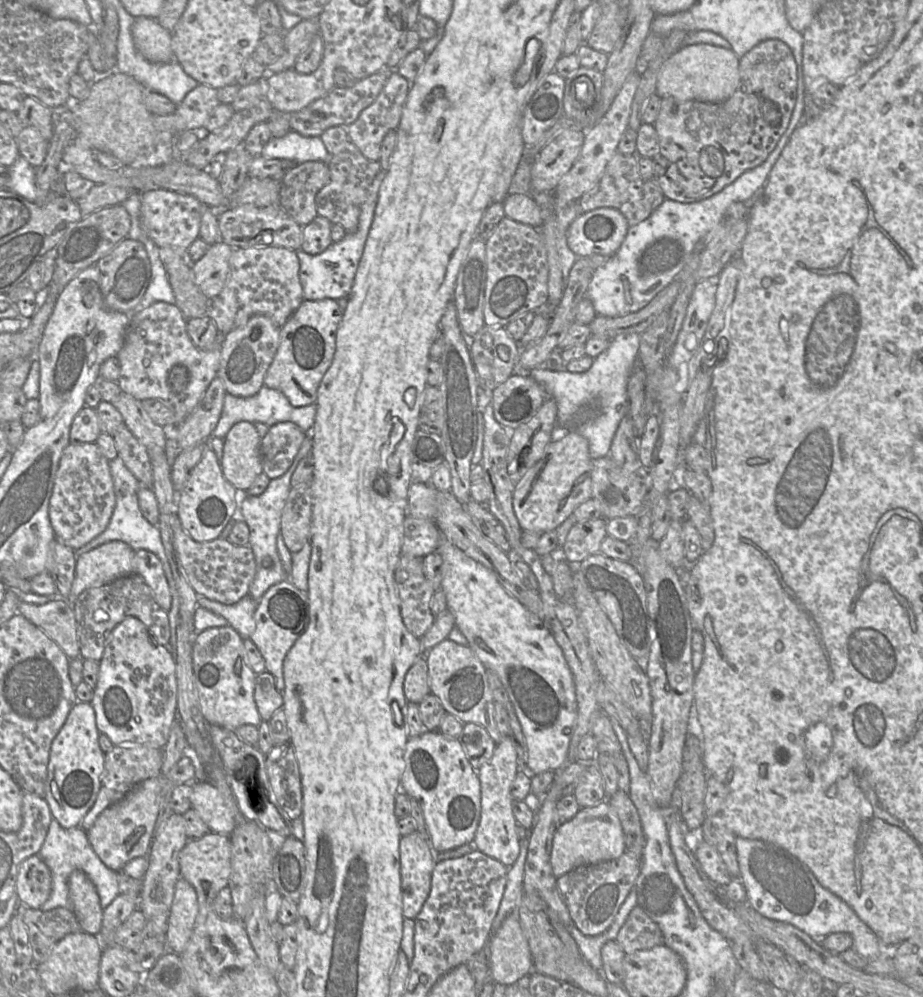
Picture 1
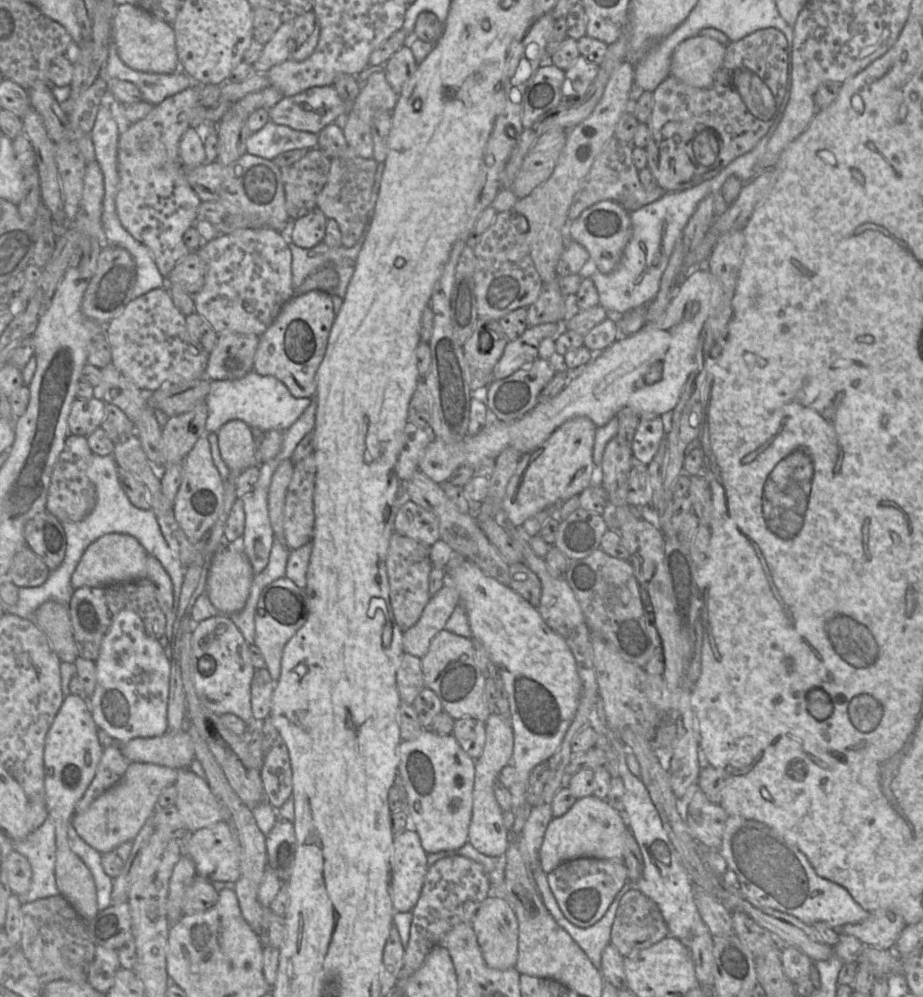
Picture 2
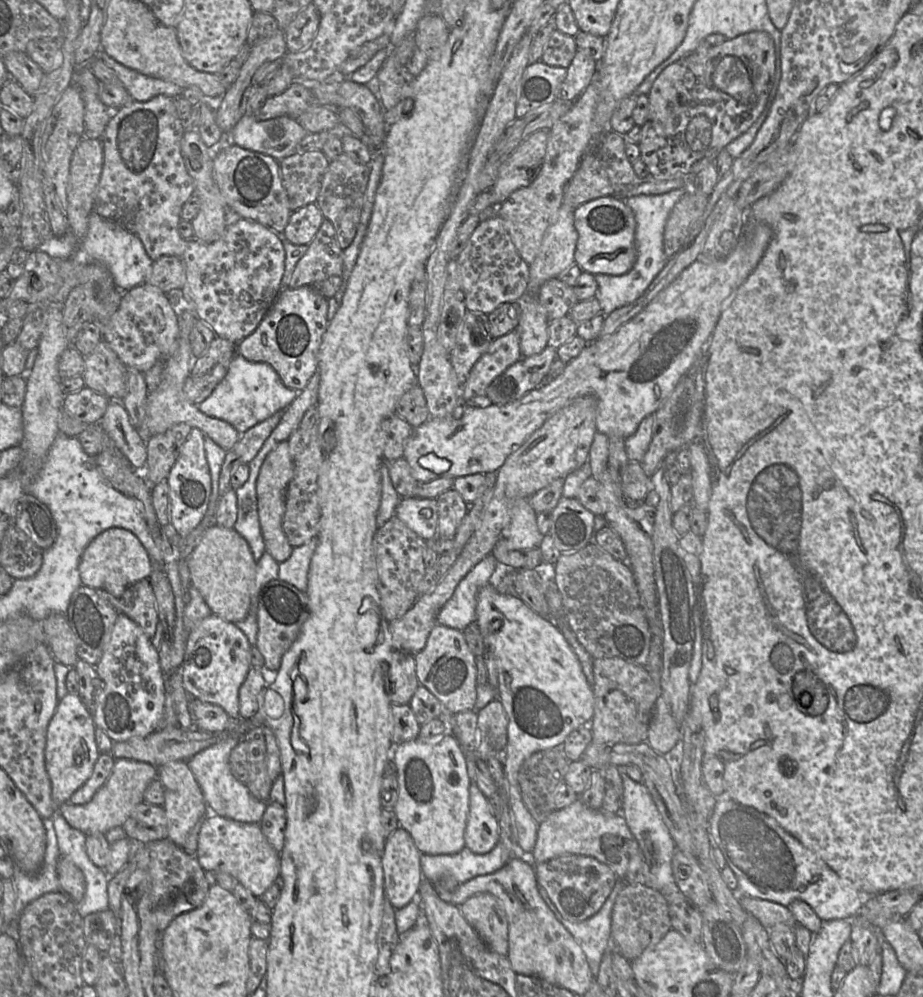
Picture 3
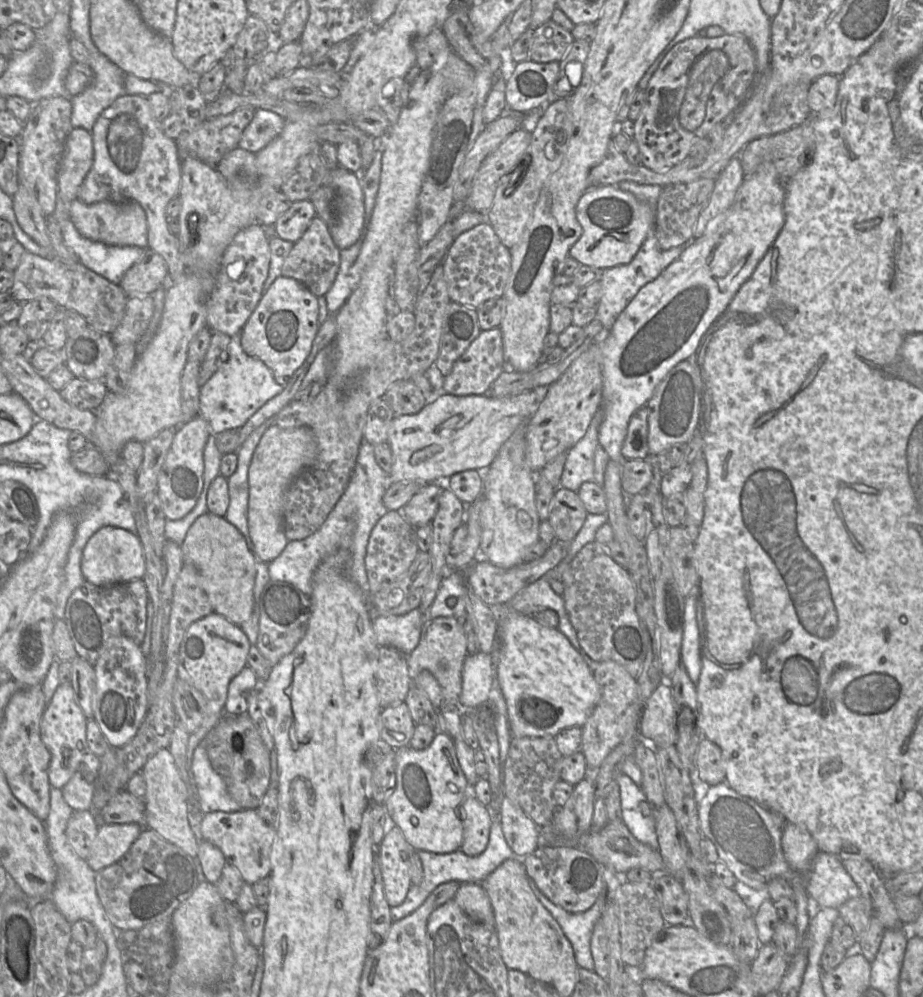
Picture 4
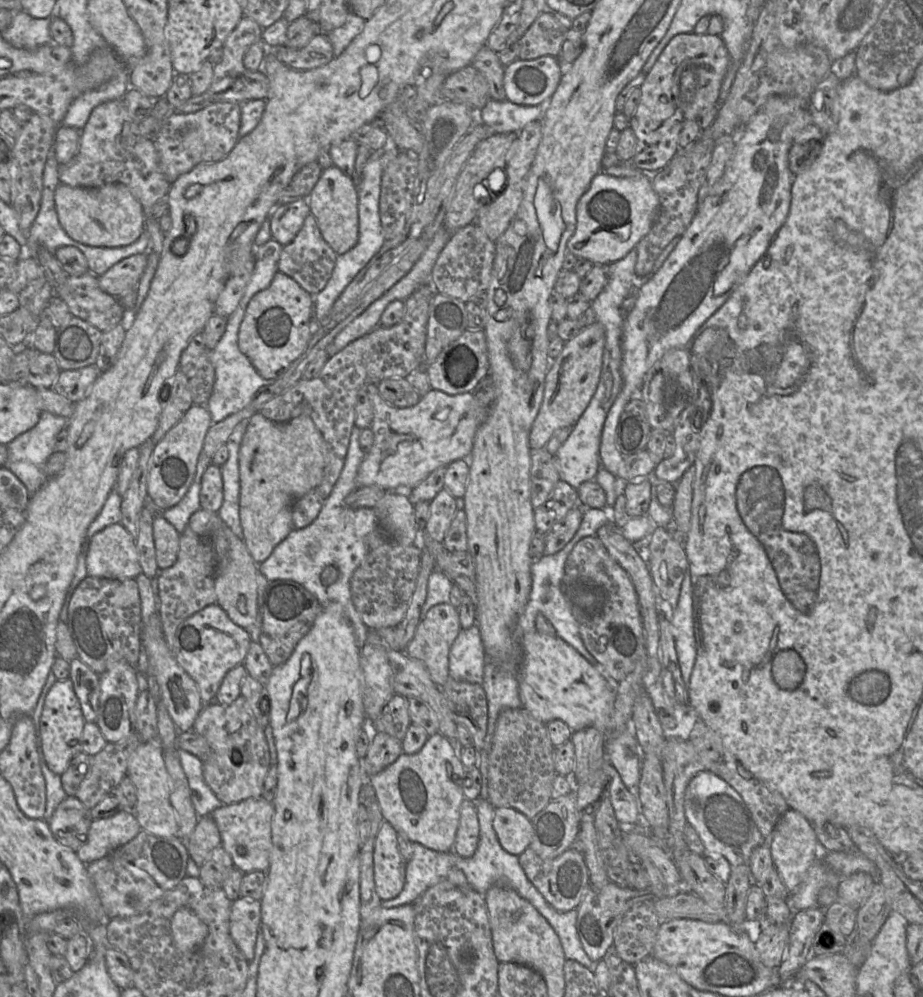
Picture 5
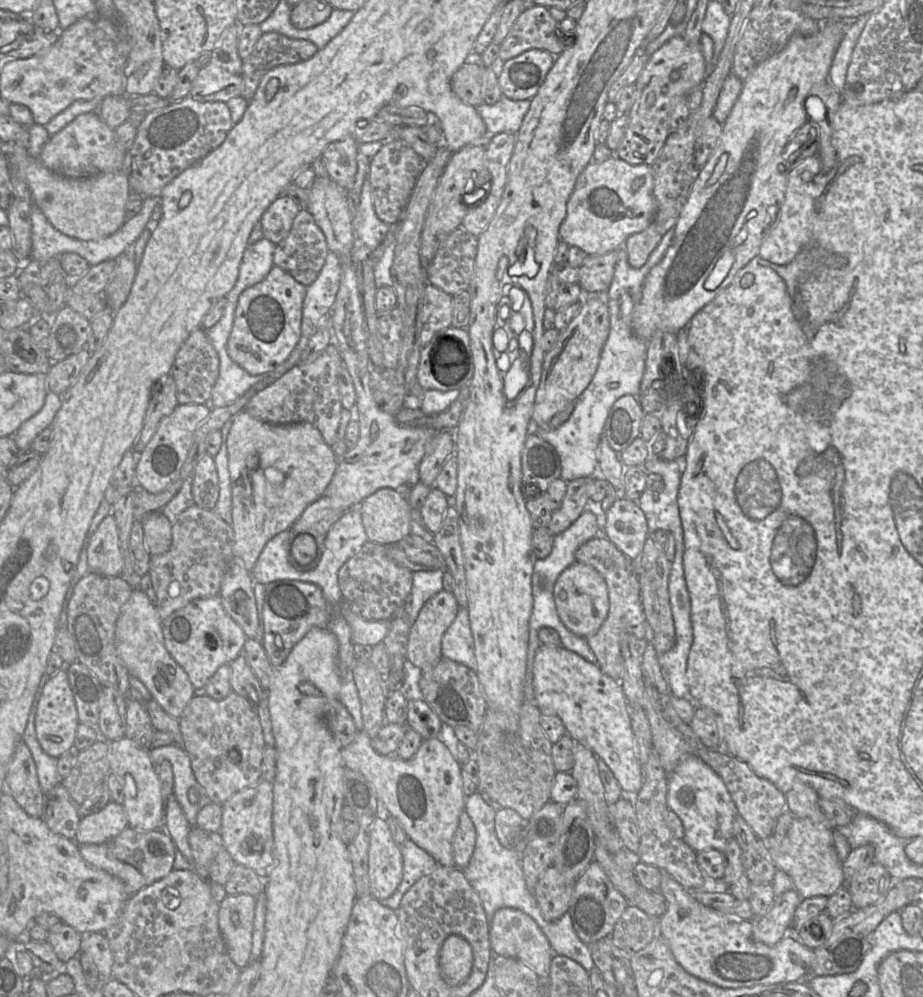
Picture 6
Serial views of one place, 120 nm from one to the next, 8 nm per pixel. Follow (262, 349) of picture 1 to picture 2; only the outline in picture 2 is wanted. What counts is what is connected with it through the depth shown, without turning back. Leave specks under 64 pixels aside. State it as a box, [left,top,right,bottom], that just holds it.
[205,334,259,381]

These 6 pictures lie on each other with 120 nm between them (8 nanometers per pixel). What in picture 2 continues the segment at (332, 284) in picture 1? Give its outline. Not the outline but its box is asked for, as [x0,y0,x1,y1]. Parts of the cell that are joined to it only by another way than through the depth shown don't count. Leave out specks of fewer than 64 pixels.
[289,162,384,299]

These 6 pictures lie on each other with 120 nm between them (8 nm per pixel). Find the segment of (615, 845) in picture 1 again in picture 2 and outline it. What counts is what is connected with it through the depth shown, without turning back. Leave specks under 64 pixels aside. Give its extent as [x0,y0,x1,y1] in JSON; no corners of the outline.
[539,796,627,874]

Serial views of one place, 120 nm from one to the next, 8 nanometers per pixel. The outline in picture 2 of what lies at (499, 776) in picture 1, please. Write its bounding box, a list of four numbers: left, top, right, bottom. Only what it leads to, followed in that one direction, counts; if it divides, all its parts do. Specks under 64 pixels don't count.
[468,715,513,857]

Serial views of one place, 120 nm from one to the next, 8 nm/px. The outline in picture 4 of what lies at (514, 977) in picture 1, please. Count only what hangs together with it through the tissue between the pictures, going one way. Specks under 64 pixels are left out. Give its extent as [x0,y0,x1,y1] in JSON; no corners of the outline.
[454,882,495,929]

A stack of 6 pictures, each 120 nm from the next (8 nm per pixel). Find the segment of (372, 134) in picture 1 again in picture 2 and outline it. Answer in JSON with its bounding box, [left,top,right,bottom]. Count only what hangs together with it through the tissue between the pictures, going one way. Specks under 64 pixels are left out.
[341,71,399,159]

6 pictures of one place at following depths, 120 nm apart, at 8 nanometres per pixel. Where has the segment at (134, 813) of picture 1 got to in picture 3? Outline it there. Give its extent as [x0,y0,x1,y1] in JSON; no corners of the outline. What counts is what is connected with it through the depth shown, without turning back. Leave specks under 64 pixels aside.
[58,758,158,836]

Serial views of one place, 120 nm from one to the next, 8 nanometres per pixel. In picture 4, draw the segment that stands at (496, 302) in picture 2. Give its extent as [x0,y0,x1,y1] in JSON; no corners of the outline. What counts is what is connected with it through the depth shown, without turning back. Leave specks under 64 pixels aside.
[442,222,511,308]

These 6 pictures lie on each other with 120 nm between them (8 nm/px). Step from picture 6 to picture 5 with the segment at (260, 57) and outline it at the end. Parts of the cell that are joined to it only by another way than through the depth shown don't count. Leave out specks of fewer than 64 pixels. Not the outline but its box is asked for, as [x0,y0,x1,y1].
[267,33,334,70]

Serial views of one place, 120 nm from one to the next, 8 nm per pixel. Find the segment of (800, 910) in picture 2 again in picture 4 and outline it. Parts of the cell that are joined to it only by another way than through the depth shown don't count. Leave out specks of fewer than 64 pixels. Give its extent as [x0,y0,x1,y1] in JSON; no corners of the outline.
[698,782,859,908]

